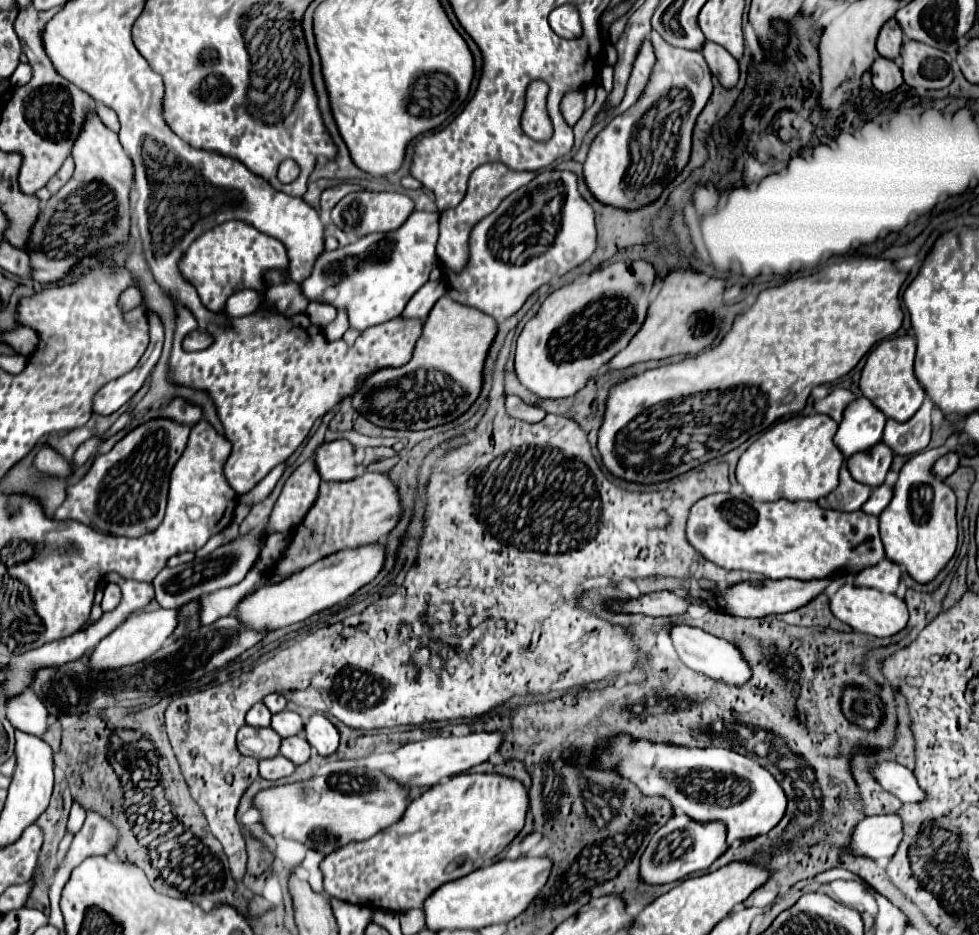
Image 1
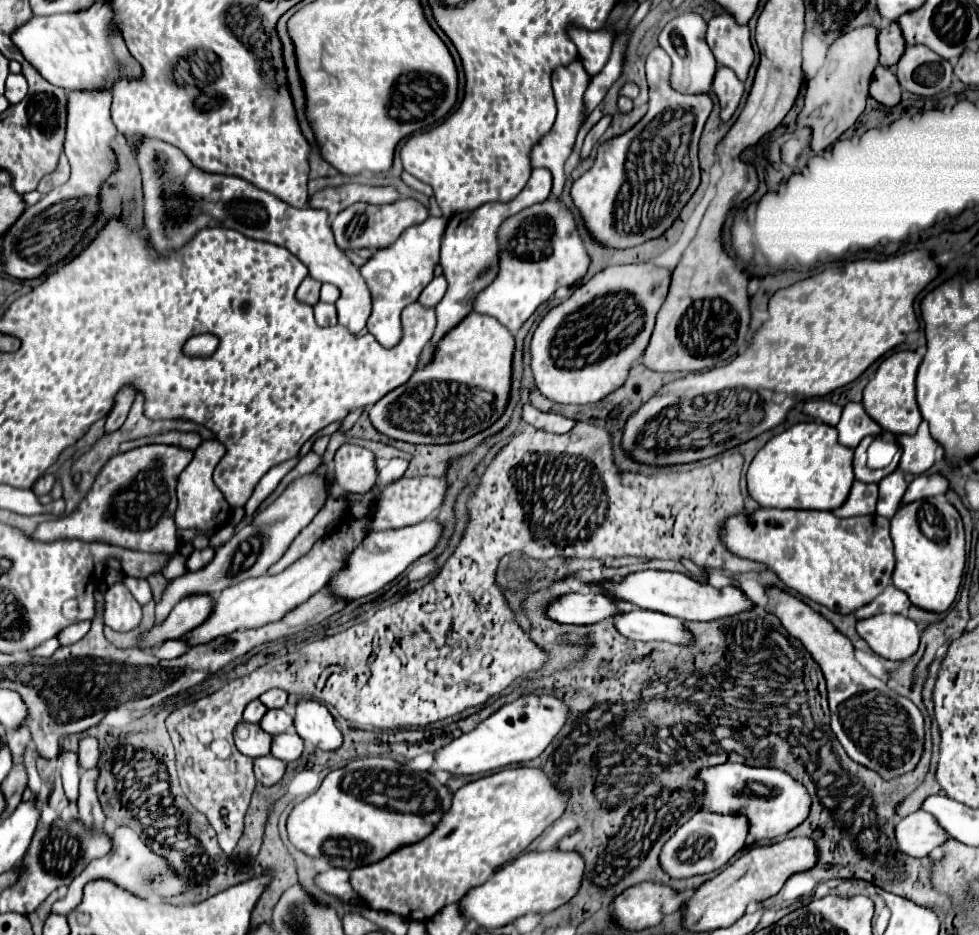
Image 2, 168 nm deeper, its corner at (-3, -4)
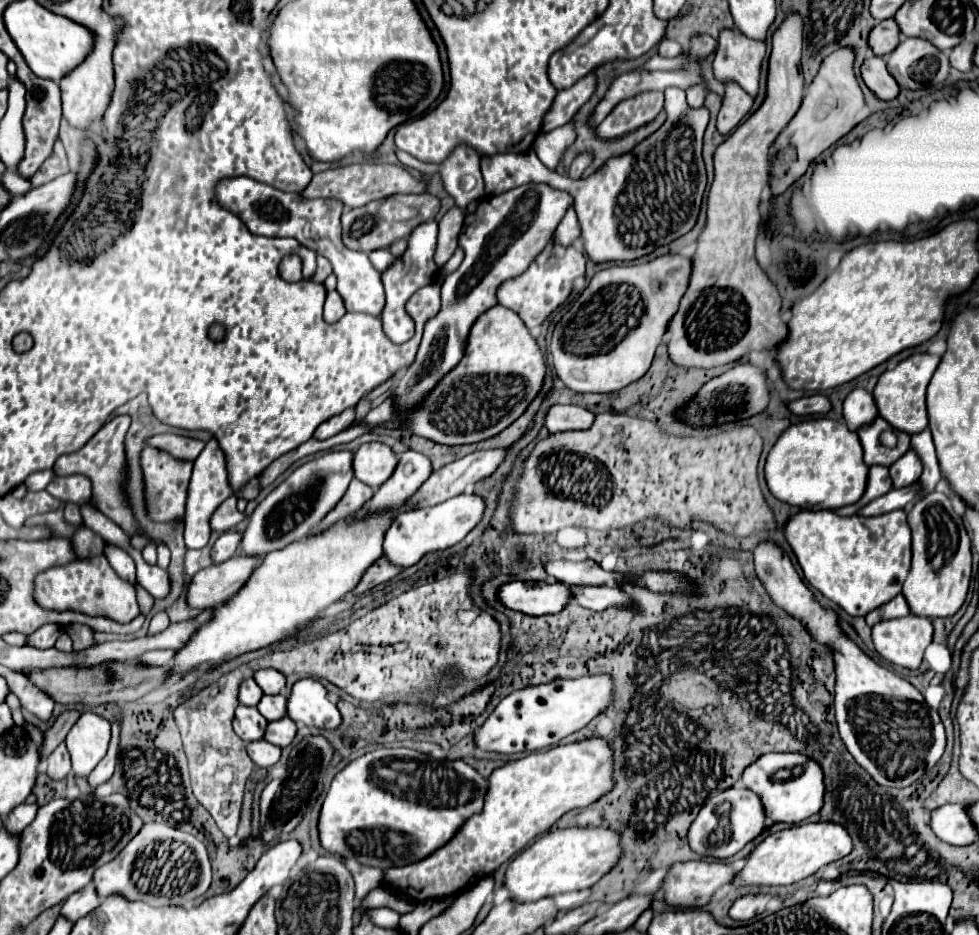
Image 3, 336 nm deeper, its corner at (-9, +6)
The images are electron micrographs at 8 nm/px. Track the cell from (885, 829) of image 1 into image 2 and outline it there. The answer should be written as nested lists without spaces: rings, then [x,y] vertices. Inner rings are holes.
[[[924,810],[908,814],[900,822],[896,822],[894,836],[896,848],[912,858],[928,856],[946,840],[944,828]]]

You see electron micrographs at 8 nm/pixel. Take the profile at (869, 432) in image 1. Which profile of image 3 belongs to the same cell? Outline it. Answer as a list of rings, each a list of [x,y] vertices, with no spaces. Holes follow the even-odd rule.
[[[852,390],[844,400],[844,420],[850,430],[858,430],[862,424],[870,424],[878,416],[878,408],[874,396],[864,390]]]

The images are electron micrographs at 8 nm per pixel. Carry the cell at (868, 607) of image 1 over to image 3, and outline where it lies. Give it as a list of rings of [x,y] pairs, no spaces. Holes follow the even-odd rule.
[[[904,616],[904,618],[894,618],[894,620],[884,620],[878,622],[872,628],[872,640],[874,640],[874,648],[876,652],[888,660],[890,664],[908,668],[908,670],[916,670],[922,664],[924,658],[924,650],[928,648],[928,644],[932,642],[932,622],[928,618],[922,616]]]

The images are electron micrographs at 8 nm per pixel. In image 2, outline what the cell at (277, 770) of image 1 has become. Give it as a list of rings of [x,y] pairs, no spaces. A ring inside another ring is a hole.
[[[268,754],[266,758],[256,758],[254,760],[254,774],[256,774],[258,782],[262,782],[264,786],[274,786],[286,774],[286,762],[274,758],[272,754]]]

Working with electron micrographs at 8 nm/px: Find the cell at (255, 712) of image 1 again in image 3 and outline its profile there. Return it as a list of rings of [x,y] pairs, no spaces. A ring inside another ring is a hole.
[[[252,678],[242,680],[242,684],[240,684],[240,688],[238,688],[238,700],[240,700],[240,704],[244,704],[244,706],[256,706],[258,700],[262,698],[262,694],[264,694],[264,692],[258,688],[258,684],[256,684]]]

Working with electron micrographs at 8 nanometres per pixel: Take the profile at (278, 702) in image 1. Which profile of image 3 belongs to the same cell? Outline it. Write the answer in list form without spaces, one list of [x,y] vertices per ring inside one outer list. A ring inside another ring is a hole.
[[[262,668],[262,670],[254,672],[254,680],[262,688],[264,694],[280,694],[282,688],[286,686],[284,674],[280,674],[274,668]]]

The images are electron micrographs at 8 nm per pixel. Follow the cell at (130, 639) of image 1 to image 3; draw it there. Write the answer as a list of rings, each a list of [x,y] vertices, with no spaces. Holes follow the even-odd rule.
[[[232,556],[222,564],[200,570],[188,586],[188,604],[192,608],[214,608],[228,600],[246,584],[256,568],[256,556]]]

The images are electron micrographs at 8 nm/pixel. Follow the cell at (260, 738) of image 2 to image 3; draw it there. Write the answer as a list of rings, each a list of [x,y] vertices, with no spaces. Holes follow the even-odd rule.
[[[240,704],[236,708],[232,728],[244,742],[254,742],[254,740],[262,740],[266,724],[268,724],[266,718],[254,706],[242,706]]]

